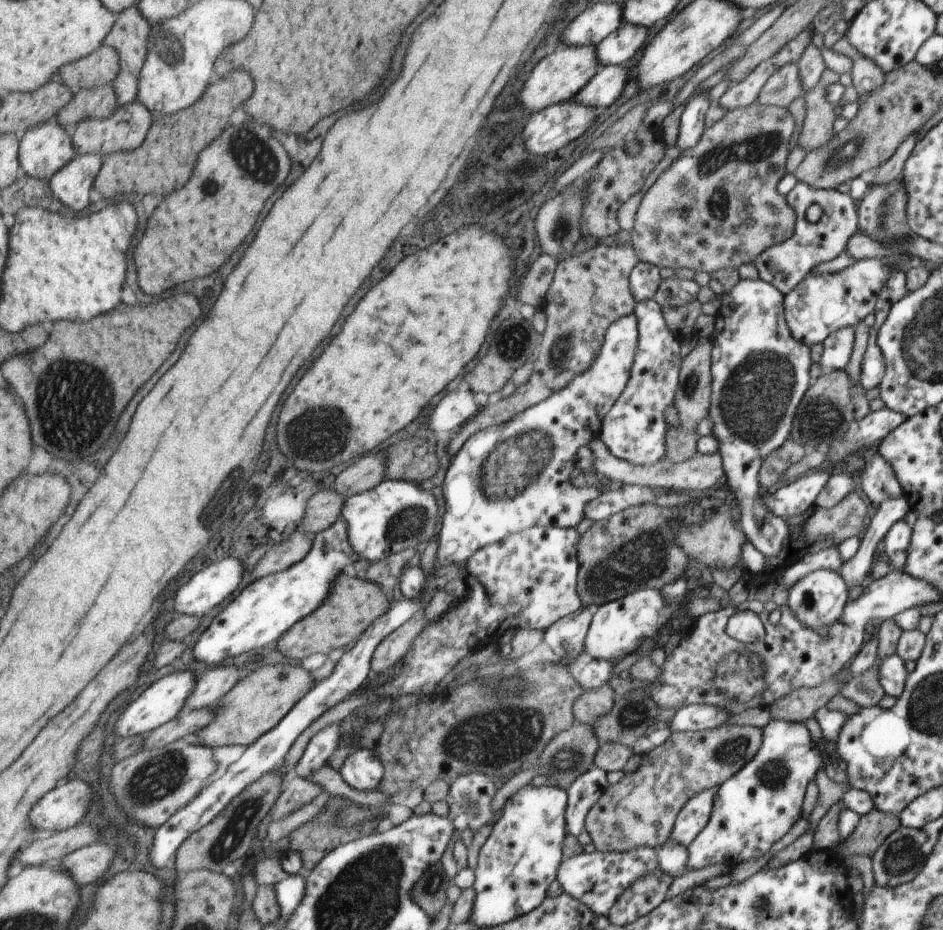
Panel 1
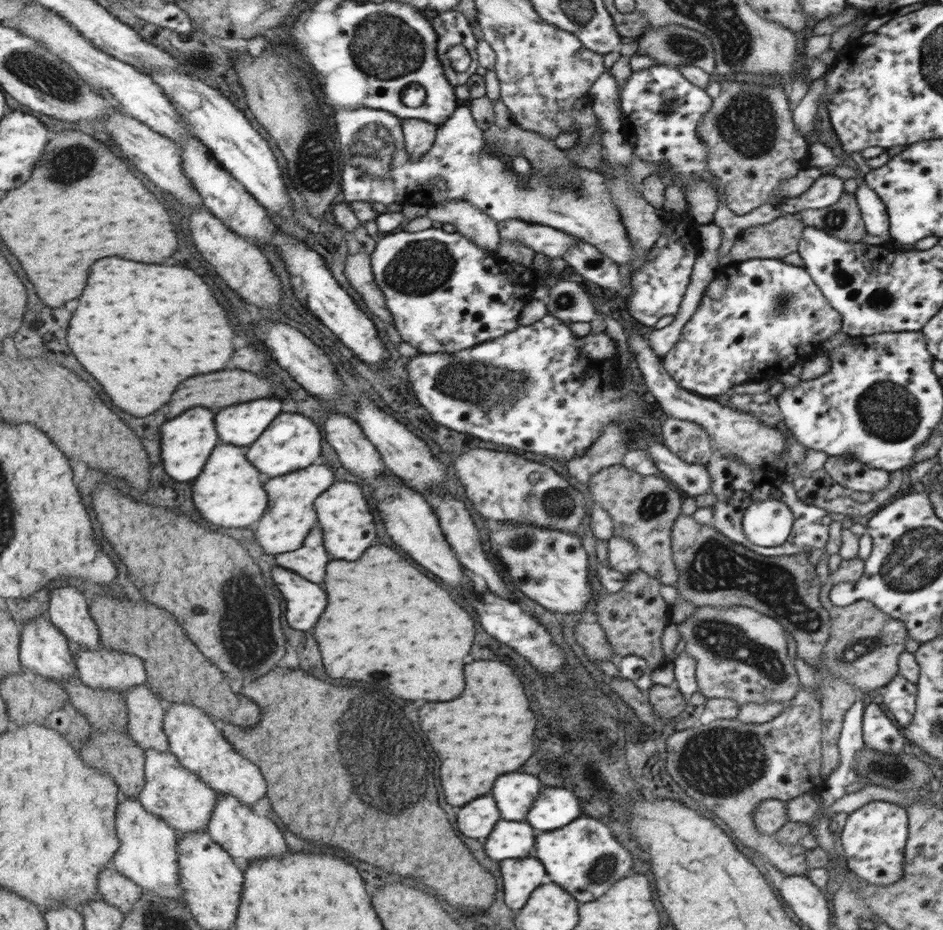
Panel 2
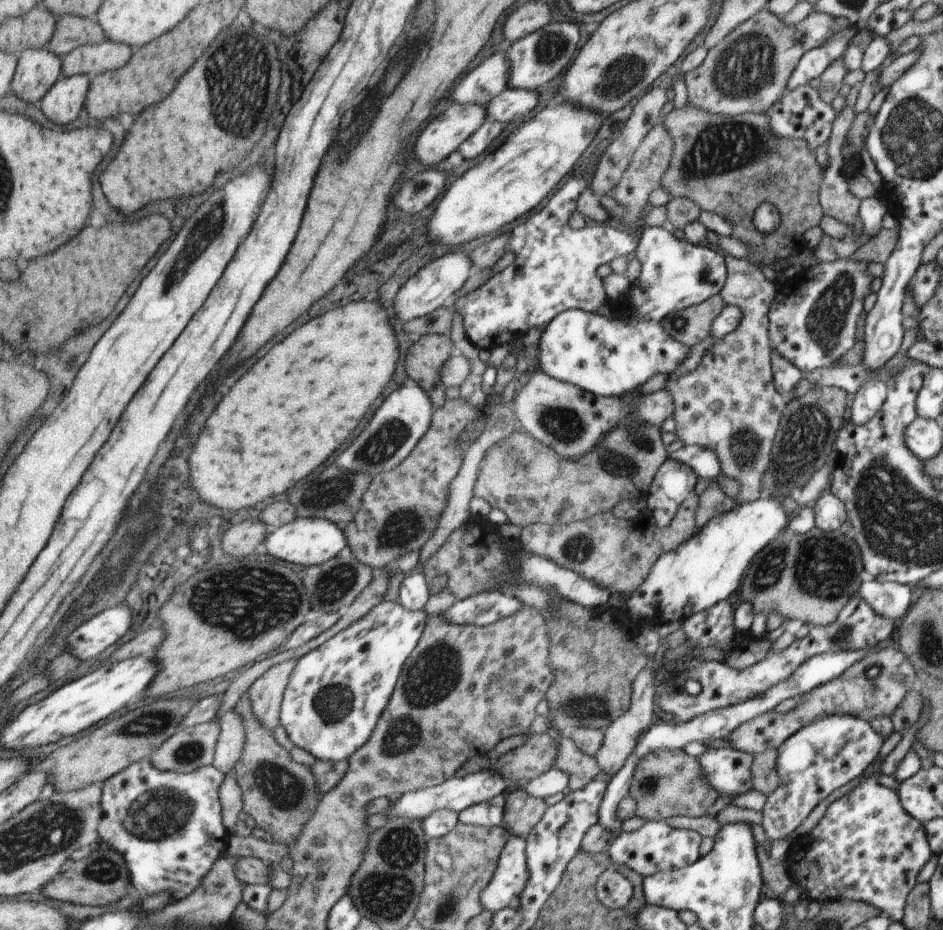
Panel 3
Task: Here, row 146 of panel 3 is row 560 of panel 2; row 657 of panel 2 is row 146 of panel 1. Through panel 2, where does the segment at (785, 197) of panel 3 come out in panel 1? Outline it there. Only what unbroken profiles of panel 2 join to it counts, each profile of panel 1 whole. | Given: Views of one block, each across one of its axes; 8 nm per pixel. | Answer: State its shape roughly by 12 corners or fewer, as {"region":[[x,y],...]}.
{"region":[[826,68],[805,93],[799,148],[807,154],[834,136],[837,106],[825,96],[839,75]]}

